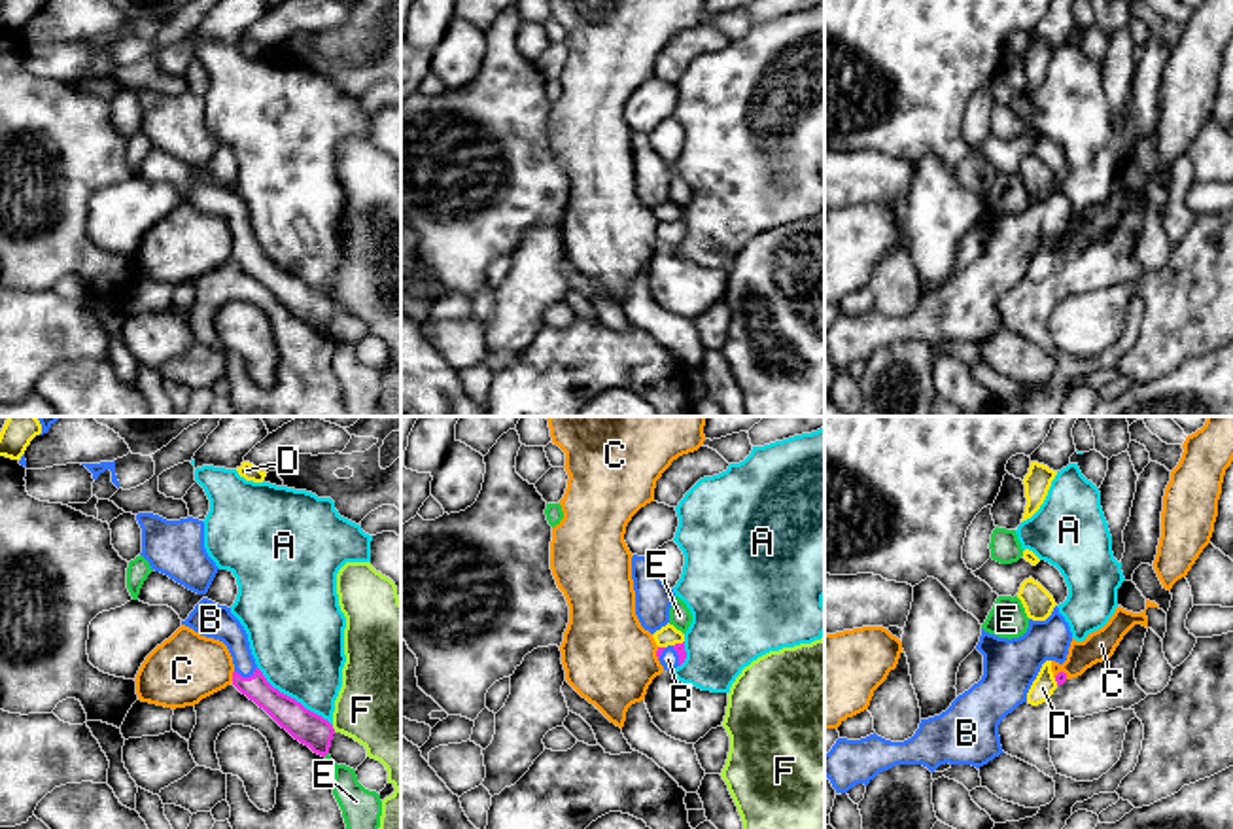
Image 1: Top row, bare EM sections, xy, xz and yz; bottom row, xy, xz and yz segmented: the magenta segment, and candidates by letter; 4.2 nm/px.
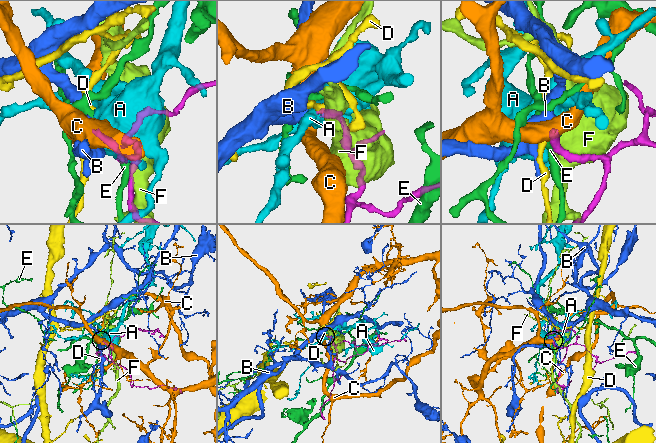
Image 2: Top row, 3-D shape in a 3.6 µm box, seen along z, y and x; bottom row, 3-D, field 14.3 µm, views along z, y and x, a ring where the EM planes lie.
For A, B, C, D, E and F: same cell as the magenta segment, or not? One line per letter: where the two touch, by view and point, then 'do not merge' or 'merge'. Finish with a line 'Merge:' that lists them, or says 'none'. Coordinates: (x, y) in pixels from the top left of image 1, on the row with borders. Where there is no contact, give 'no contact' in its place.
A: meets magenta in xy at (294, 699); do not merge
B: meets magenta in xy at (246, 678); merge
C: meets magenta in xy at (233, 676); do not merge
D: meets magenta in xz at (677, 644); do not merge
E: meets magenta in xy at (326, 754); do not merge
F: meets magenta in xy at (333, 729); do not merge
Merge: B

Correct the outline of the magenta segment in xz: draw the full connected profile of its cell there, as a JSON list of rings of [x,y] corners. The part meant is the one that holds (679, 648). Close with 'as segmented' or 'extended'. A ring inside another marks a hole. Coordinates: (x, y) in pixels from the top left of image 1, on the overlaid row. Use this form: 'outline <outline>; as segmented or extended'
outline [[[685,642],[668,645],[668,647],[658,647],[656,657],[660,664],[664,666],[664,670],[673,670],[681,666],[686,659]]]; extended

